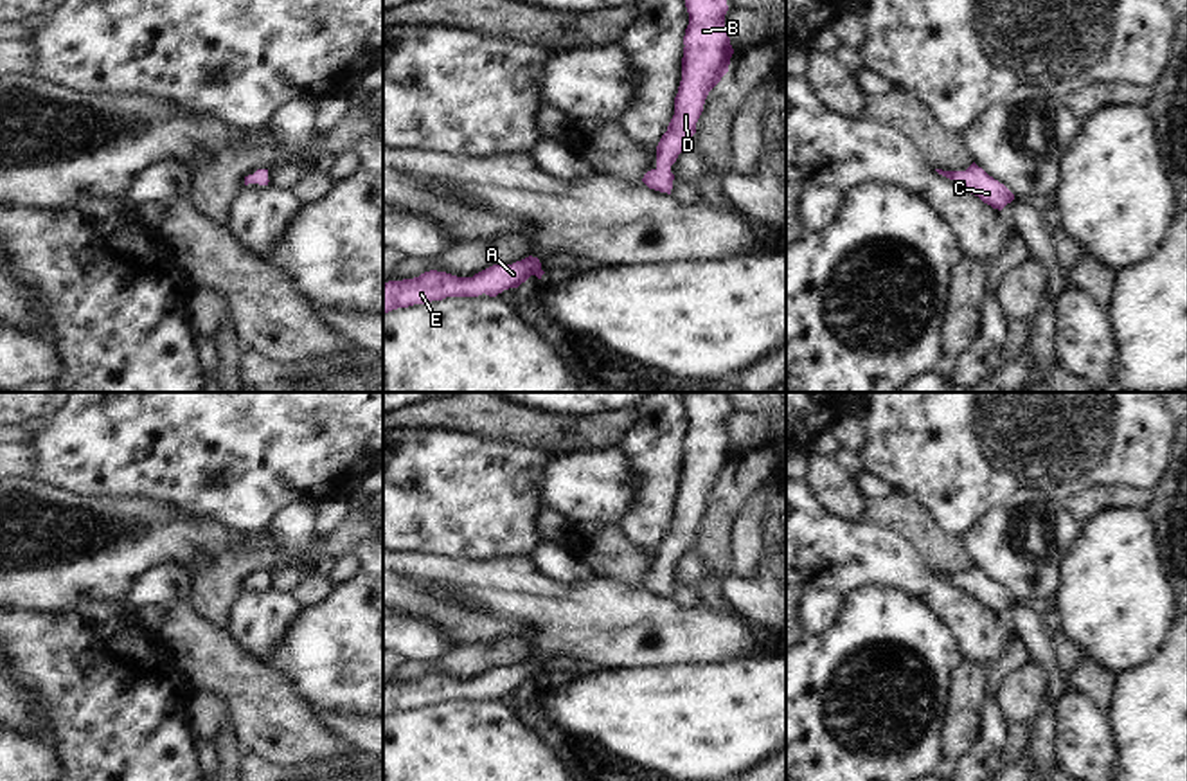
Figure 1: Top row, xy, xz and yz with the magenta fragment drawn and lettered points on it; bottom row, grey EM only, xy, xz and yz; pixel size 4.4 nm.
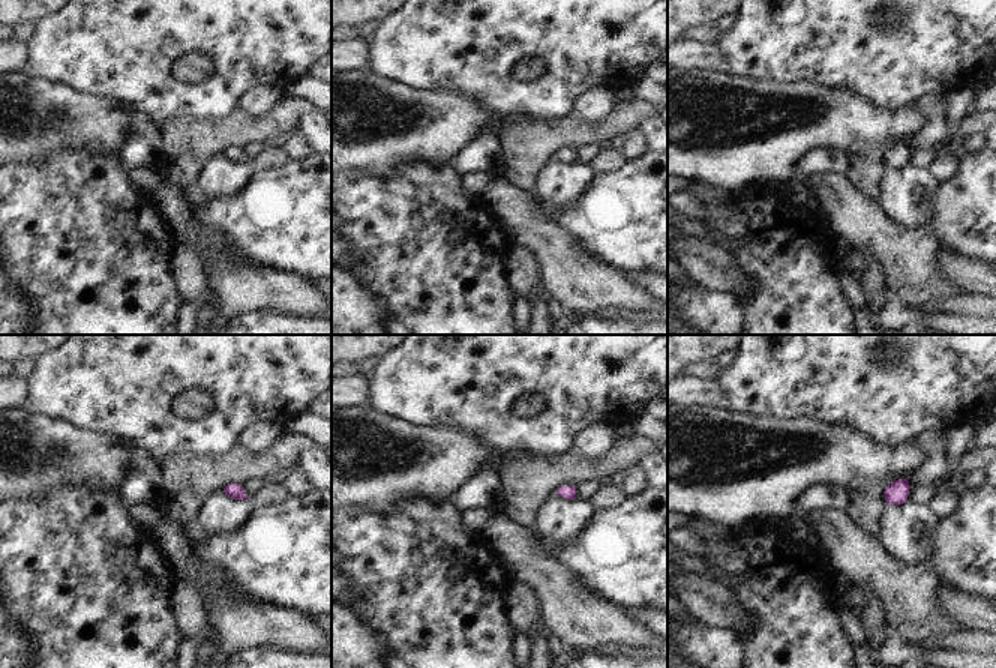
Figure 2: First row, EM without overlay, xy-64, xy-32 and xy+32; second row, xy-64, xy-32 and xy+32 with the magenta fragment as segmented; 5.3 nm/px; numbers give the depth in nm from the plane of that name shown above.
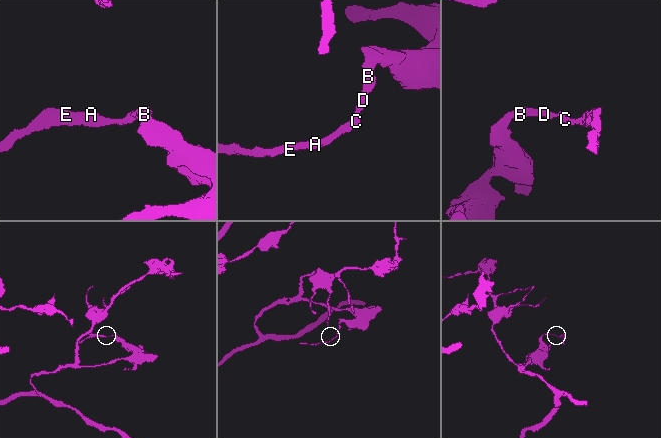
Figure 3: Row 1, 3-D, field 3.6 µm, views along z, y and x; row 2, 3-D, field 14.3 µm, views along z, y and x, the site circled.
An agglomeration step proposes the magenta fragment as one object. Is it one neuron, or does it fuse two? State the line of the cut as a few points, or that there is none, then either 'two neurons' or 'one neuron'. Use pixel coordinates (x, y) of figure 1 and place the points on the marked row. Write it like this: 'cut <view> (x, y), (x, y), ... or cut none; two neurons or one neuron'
cut none; one neuron

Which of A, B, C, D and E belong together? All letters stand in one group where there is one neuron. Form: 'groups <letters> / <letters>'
groups A B C D E

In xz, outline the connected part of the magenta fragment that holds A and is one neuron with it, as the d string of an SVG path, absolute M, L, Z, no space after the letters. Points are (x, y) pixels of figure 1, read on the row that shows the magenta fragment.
M525 257L513 265L493 265L473 277L457 277L430 270L414 279L383 283L383 313L414 304L428 304L446 297L496 297L504 290L518 288L531 275L541 279L545 272L538 257Z

